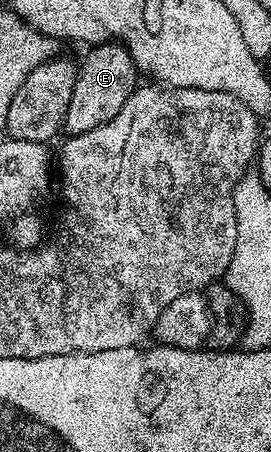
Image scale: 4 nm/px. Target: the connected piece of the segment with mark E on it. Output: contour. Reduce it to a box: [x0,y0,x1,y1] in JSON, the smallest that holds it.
[64,44,139,136]

